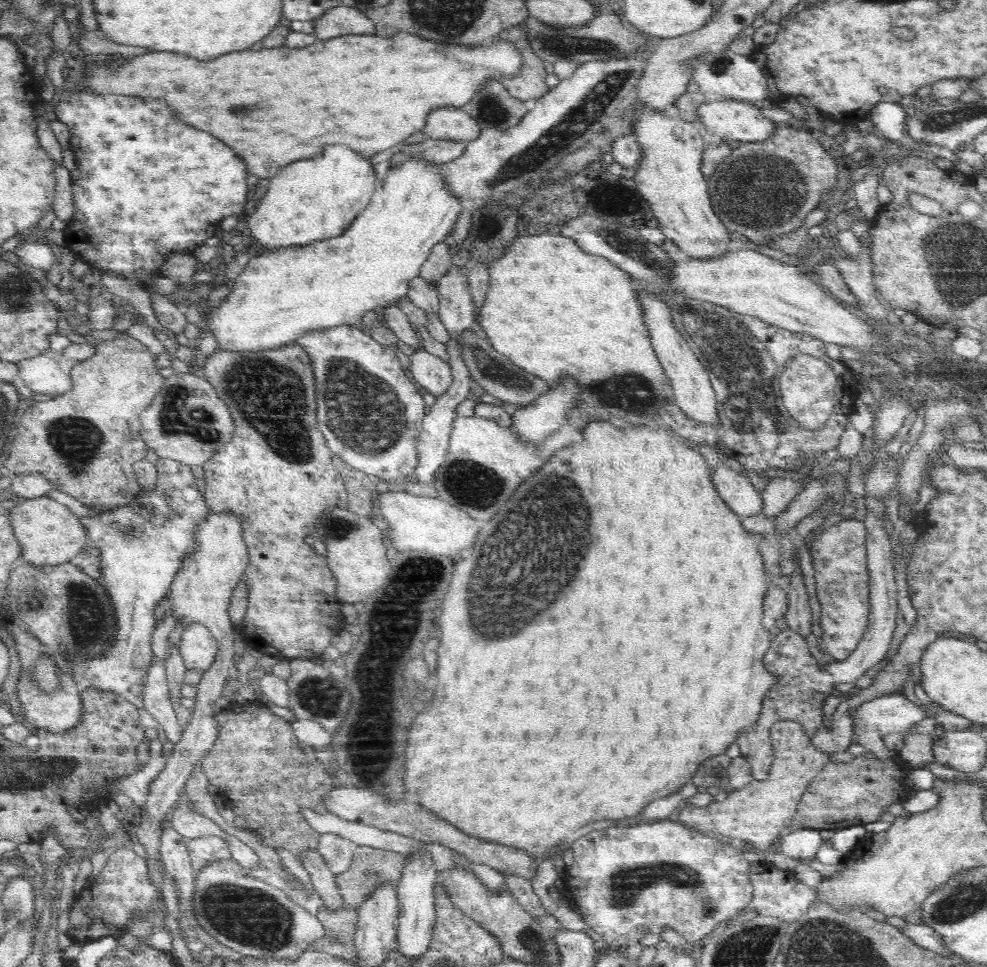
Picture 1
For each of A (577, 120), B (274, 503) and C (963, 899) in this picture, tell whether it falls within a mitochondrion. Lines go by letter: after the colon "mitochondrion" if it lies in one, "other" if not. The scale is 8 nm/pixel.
A: mitochondrion
B: other
C: mitochondrion

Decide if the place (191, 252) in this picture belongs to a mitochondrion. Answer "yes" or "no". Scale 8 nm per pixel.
no

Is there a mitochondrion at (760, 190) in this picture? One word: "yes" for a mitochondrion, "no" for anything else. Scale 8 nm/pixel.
yes

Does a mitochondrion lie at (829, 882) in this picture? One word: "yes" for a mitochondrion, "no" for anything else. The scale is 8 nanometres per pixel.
no

